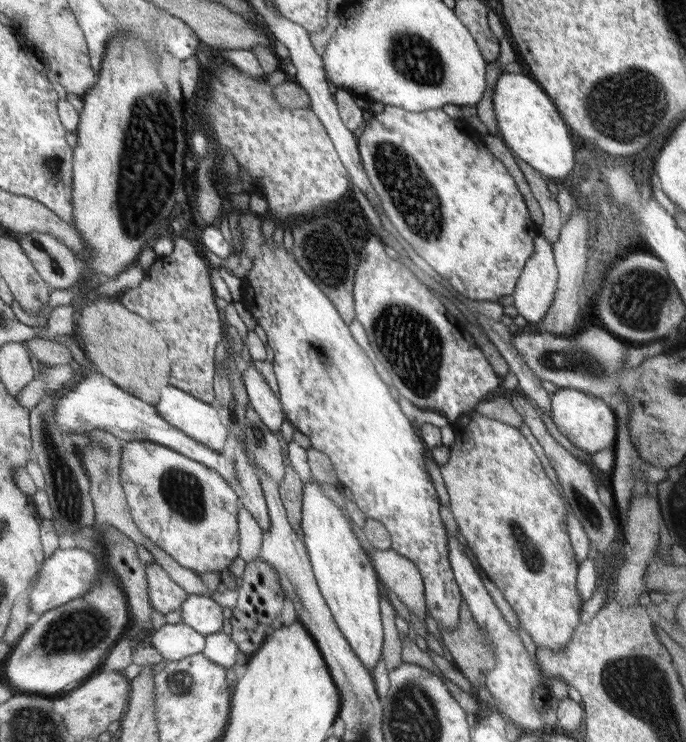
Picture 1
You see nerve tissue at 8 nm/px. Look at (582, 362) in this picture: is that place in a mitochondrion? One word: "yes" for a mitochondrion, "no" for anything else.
yes

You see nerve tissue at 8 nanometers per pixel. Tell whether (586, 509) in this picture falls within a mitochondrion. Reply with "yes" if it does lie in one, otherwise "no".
yes

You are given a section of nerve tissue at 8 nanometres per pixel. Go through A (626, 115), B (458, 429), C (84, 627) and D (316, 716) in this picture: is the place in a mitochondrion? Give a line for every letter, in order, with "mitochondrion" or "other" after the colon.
A: mitochondrion
B: other
C: mitochondrion
D: other

